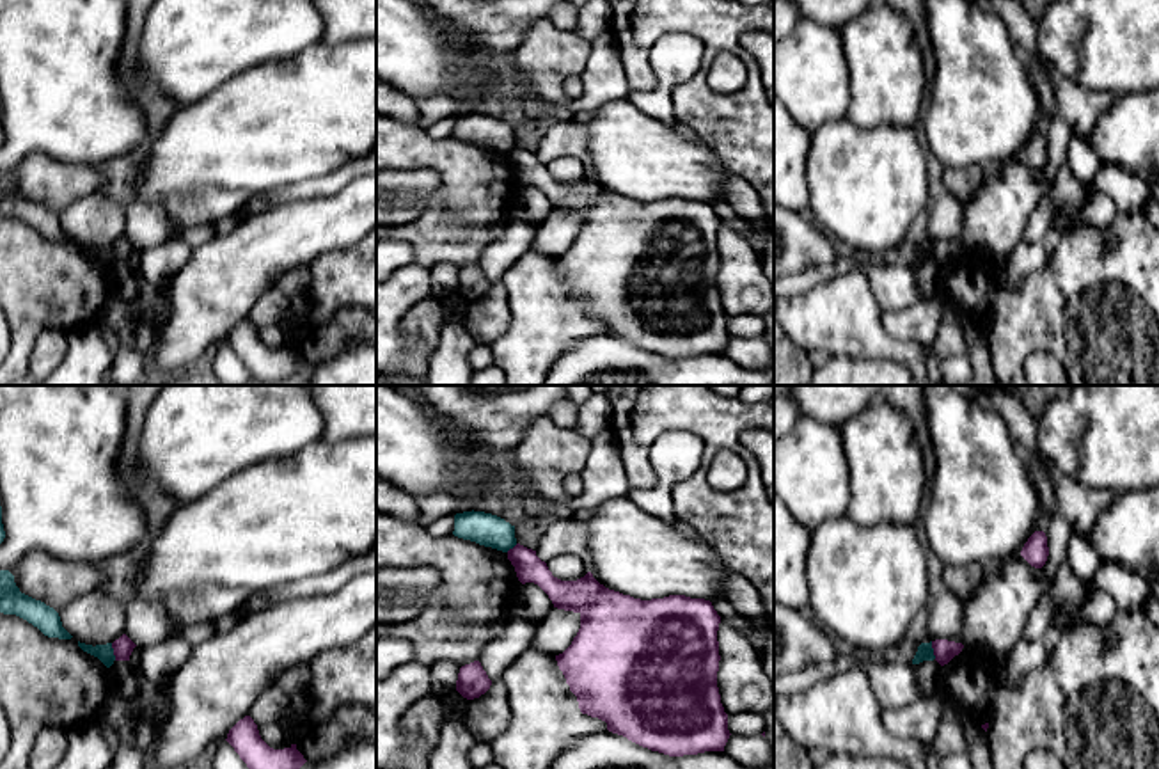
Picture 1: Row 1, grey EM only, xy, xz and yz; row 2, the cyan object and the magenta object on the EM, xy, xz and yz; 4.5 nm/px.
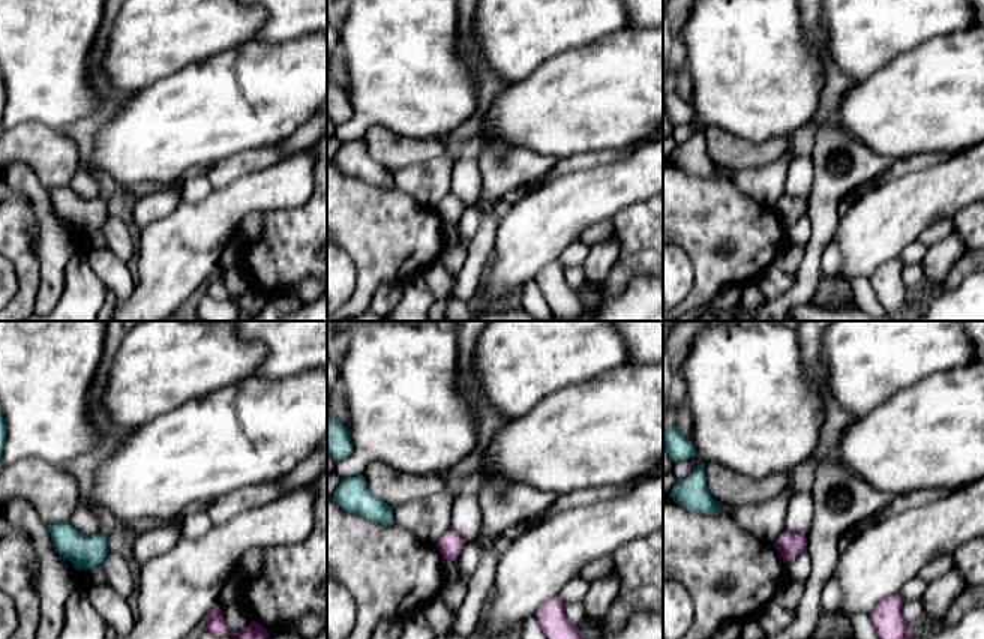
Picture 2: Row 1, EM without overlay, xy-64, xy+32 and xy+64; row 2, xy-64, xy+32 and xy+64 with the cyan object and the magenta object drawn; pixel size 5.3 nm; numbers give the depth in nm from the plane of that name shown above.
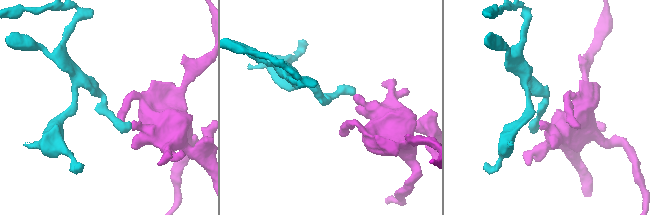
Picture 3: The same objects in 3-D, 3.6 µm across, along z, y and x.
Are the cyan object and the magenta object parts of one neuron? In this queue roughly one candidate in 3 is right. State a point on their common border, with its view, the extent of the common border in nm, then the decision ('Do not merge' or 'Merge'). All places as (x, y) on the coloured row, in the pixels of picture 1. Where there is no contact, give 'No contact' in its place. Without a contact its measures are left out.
Touches cyan at xy (112, 652). Shared border 80 nm. Do not merge

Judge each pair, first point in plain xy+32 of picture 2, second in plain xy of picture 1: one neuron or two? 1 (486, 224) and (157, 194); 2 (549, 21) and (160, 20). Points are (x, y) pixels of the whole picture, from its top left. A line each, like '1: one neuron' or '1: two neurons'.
1: two neurons
2: one neuron

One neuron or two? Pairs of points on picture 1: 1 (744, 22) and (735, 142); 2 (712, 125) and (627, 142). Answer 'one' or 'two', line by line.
1: one
2: two

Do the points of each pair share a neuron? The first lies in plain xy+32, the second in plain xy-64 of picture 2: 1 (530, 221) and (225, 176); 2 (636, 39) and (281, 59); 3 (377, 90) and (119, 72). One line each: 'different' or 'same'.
1: different
2: same
3: different

